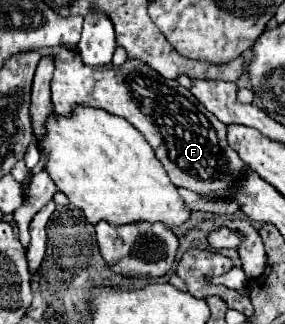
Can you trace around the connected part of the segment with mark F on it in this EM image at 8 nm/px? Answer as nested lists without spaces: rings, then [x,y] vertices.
[[[60,48],[56,52],[56,68],[52,76],[52,104],[56,114],[70,114],[72,106],[88,104],[94,108],[102,108],[114,116],[126,118],[152,146],[172,184],[188,188],[196,194],[224,196],[232,182],[246,168],[240,156],[226,142],[226,126],[216,120],[214,114],[208,114],[208,110],[192,96],[192,92],[188,96],[188,90],[180,88],[176,80],[164,80],[160,74],[156,74],[156,70],[152,70],[146,62],[140,62],[138,58],[128,58],[122,66],[88,66],[82,62],[78,52]]]

